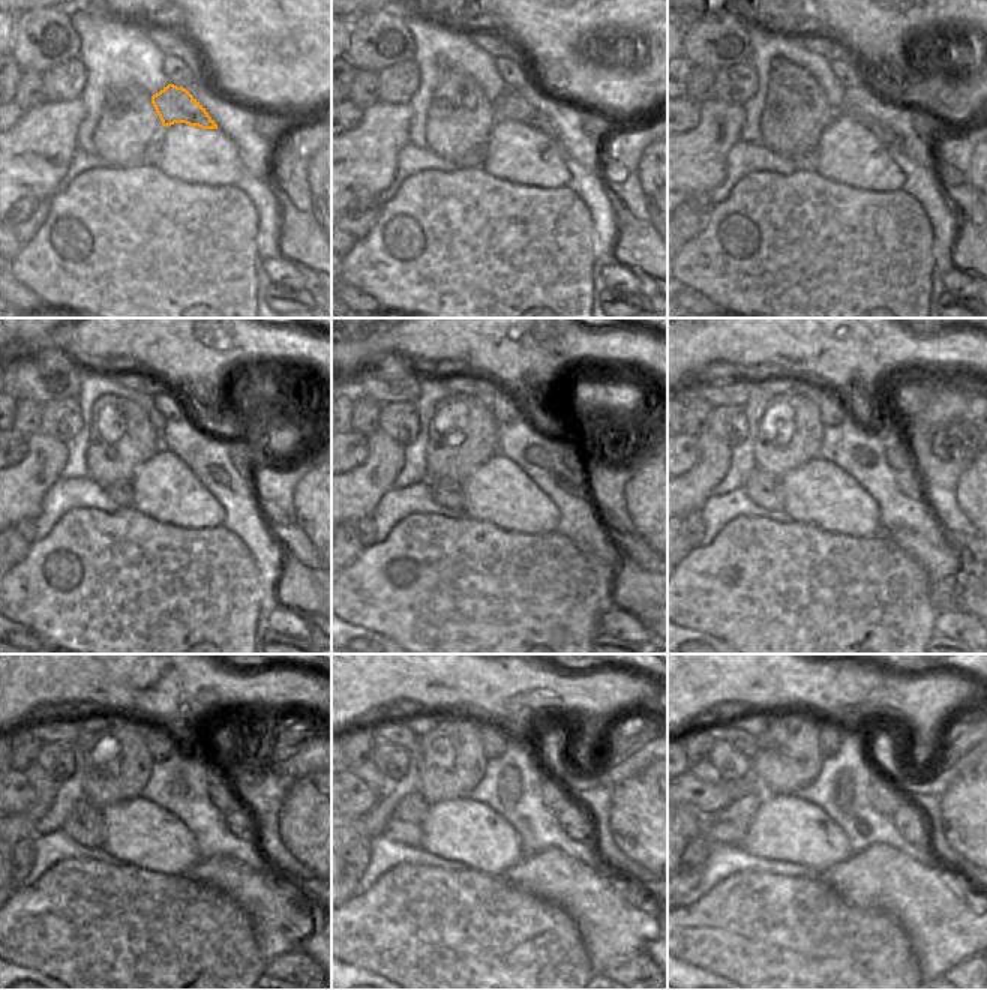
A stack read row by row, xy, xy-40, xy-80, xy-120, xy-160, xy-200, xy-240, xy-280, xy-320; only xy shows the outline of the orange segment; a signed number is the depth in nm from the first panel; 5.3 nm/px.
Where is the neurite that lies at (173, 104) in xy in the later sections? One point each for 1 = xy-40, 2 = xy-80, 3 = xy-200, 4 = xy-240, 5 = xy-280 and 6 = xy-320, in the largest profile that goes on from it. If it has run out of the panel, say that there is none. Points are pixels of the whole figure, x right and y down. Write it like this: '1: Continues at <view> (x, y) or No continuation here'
1: Continues at xy-40 (512, 105)
2: Continues at xy-80 (884, 134)
3: Continues at xy-200 (911, 486)
4: Continues at xy-240 (239, 821)
5: Continues at xy-280 (575, 821)
6: Continues at xy-320 (909, 822).

